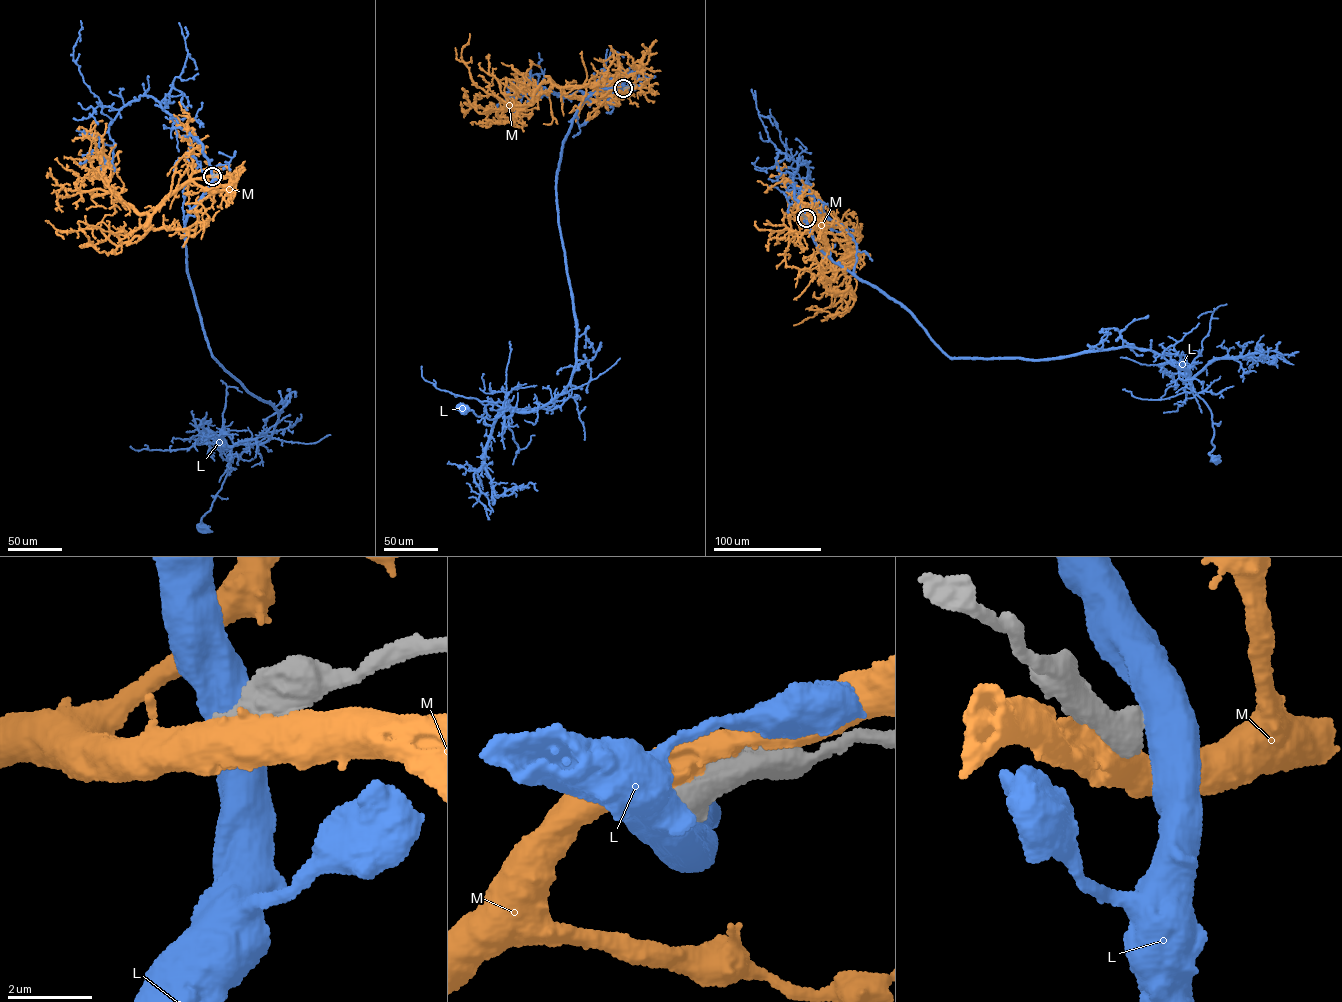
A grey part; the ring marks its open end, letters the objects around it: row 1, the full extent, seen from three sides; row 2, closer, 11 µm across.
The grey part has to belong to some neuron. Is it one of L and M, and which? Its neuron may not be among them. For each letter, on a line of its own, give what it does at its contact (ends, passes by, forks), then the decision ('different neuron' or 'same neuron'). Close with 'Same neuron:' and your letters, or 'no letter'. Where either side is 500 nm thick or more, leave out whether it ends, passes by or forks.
L: different neuron
M: different neuron
Same neuron: no letter

